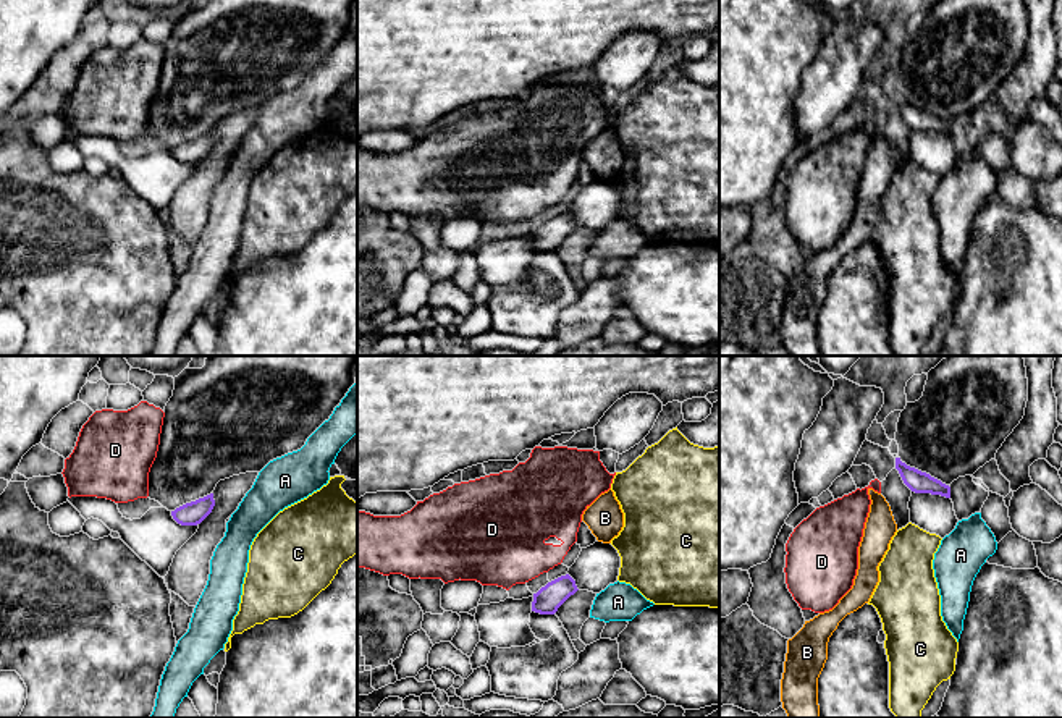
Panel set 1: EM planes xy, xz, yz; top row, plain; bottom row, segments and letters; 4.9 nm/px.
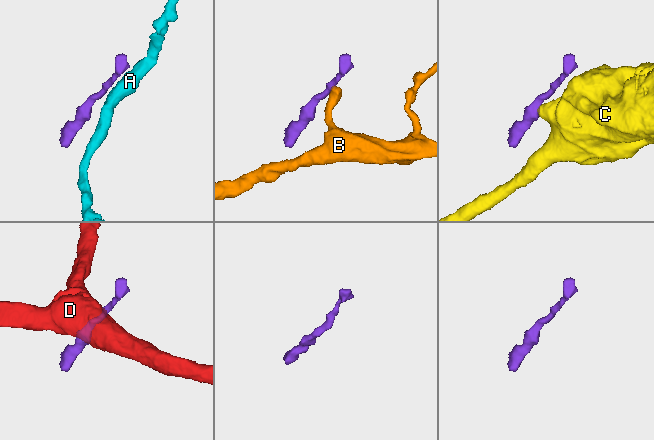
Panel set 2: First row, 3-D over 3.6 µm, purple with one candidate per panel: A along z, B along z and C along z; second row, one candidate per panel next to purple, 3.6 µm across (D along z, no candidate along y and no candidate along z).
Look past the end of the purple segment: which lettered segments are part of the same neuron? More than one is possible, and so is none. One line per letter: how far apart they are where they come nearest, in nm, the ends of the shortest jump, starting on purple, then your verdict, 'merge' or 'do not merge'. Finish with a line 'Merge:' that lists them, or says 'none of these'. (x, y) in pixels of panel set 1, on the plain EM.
A: 100 nm apart; from purple across xz (577, 227), (595, 235); do not merge
B: 120 nm apart; from purple across yz (904, 120), (884, 136); do not merge
C: 150 nm apart; from purple across yz (915, 130), (910, 160); do not merge
D: 50 nm apart; from purple across xz (552, 219), (547, 209); do not merge
Merge: none of these

